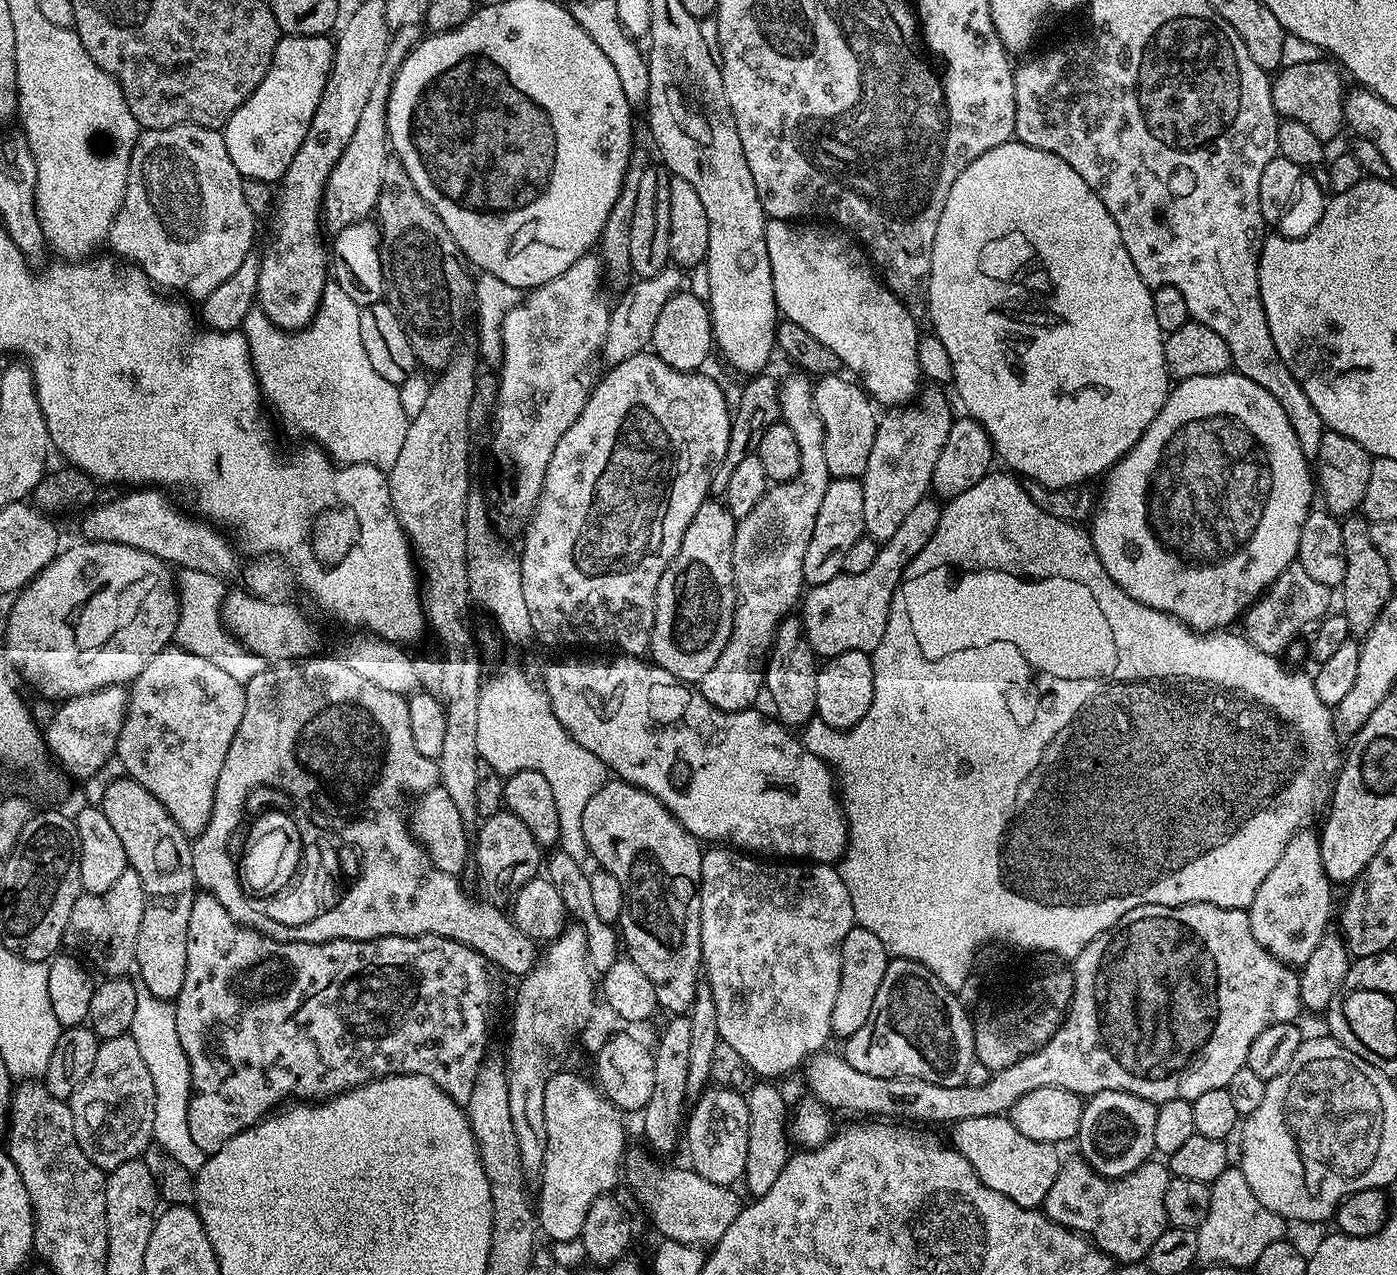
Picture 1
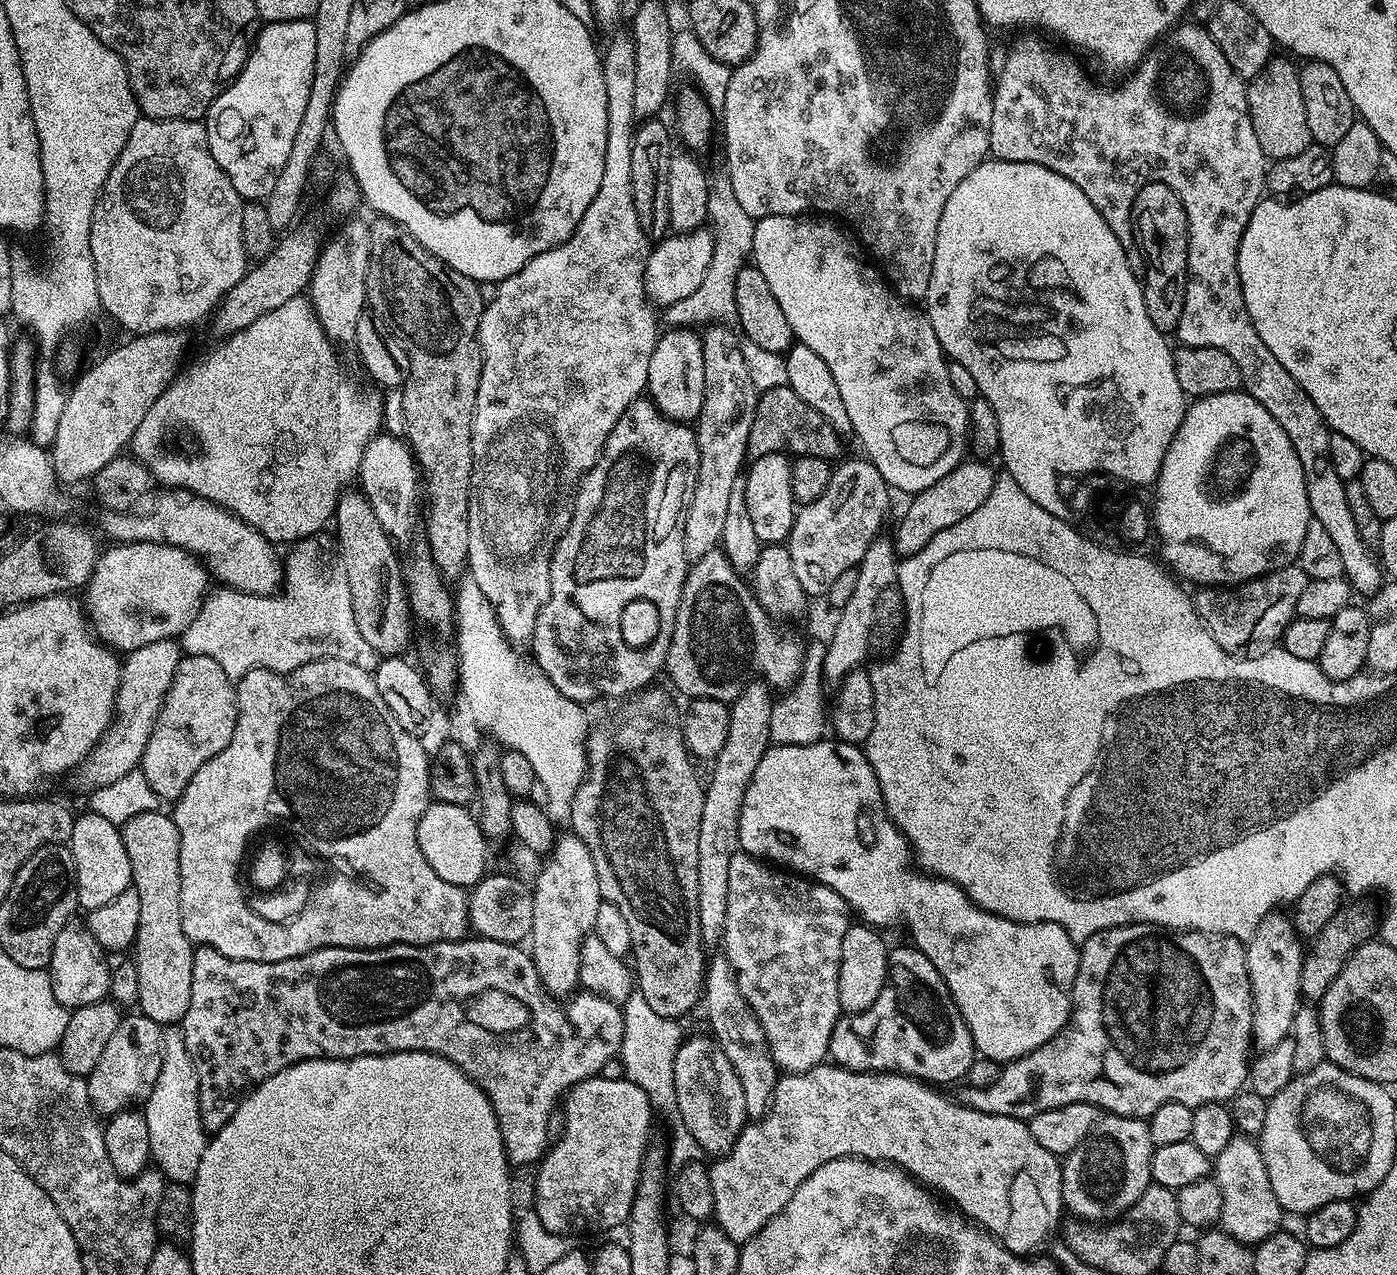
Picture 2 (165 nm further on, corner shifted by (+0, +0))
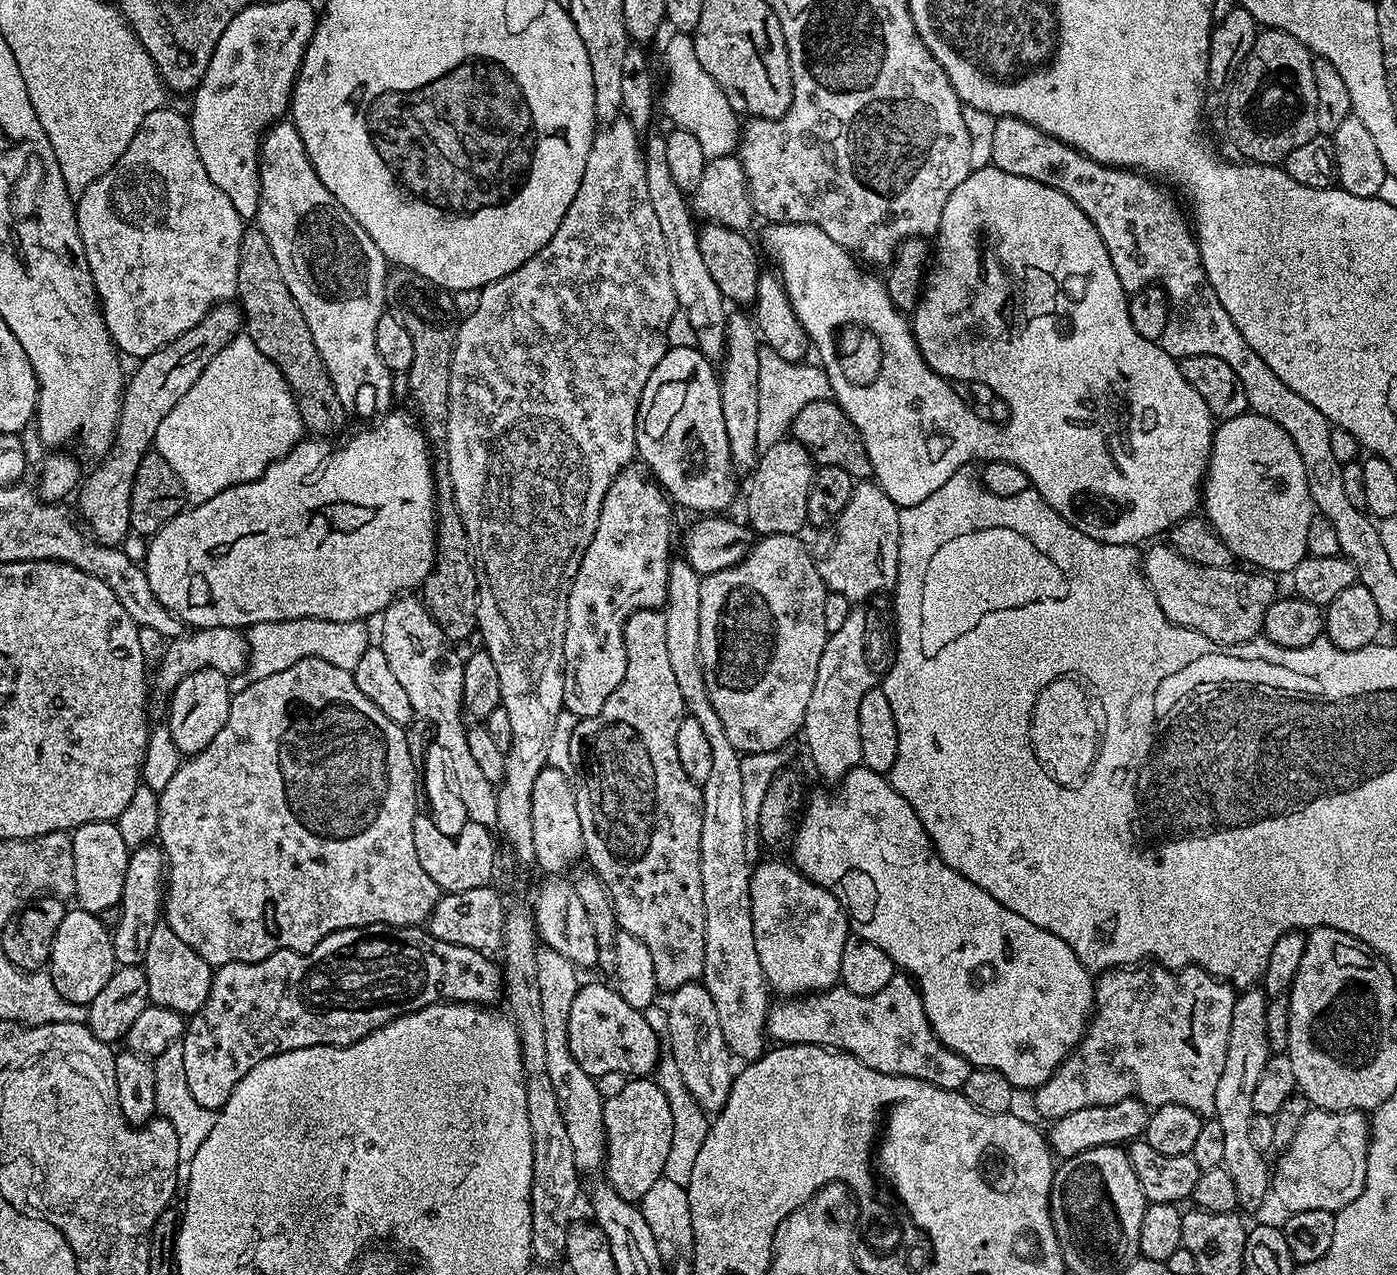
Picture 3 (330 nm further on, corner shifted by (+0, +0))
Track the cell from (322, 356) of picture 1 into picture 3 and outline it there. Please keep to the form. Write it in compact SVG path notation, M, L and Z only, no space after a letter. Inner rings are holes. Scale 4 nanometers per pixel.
M241 334L232 339L202 370L202 378L182 394L182 399L166 418L162 418L162 426L158 426L158 434L154 441L154 450L170 462L174 474L184 487L184 495L192 504L201 504L214 494L222 494L235 484L245 484L264 475L264 471L275 460L283 460L287 452L299 444L306 429L296 399L282 370L254 346L252 339Z

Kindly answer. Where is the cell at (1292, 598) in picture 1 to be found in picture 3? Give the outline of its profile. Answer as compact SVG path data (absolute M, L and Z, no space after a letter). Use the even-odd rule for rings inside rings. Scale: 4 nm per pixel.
M1153 543L1147 553L1142 556L1142 571L1144 580L1150 586L1158 606L1162 606L1162 614L1170 618L1175 624L1189 628L1192 632L1202 634L1207 640L1212 640L1217 646L1231 646L1245 644L1247 640L1255 640L1261 635L1266 618L1266 610L1278 599L1276 584L1271 575L1260 570L1244 570L1239 572L1236 566L1215 568L1214 566L1199 565L1198 562L1187 560L1167 543Z

